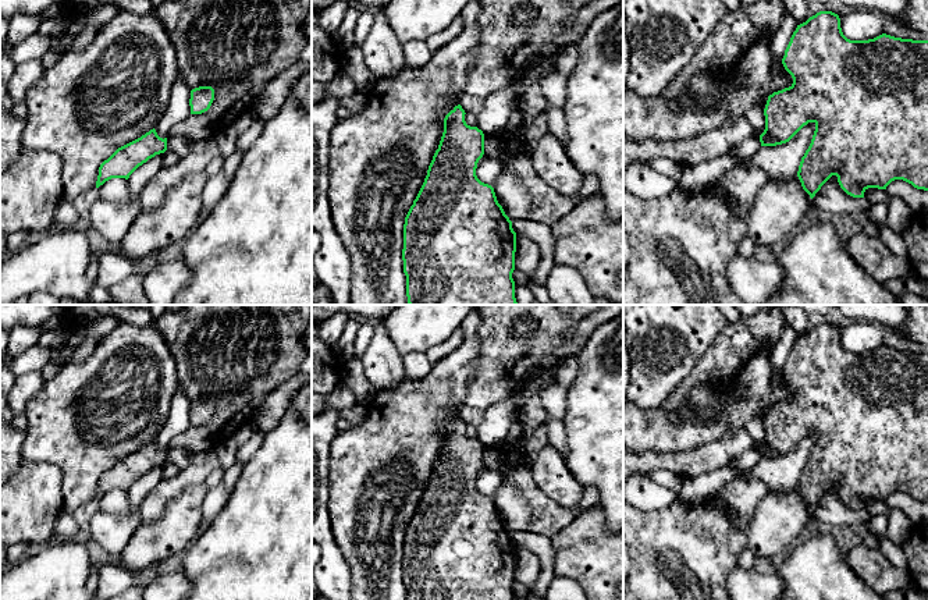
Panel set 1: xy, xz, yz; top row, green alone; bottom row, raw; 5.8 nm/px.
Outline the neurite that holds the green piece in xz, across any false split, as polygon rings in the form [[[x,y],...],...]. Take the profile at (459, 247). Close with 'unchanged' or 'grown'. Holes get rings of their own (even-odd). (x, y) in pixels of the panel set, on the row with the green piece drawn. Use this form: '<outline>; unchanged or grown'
[[[458,104],[445,116],[438,149],[405,217],[402,260],[409,305],[518,305],[512,278],[516,232],[494,188],[476,175],[484,134],[467,125],[465,114]]]; unchanged

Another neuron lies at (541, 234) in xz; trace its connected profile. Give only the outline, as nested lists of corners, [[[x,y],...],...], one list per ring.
[[[529,219],[512,221],[512,228],[516,232],[516,235],[527,237],[538,246],[540,265],[537,271],[531,278],[529,278],[529,281],[538,285],[545,285],[547,277],[551,269],[555,266],[554,262],[555,238],[552,235],[551,227],[536,223]]]

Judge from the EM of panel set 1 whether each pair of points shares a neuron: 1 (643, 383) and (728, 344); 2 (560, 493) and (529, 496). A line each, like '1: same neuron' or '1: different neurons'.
1: different neurons
2: different neurons

